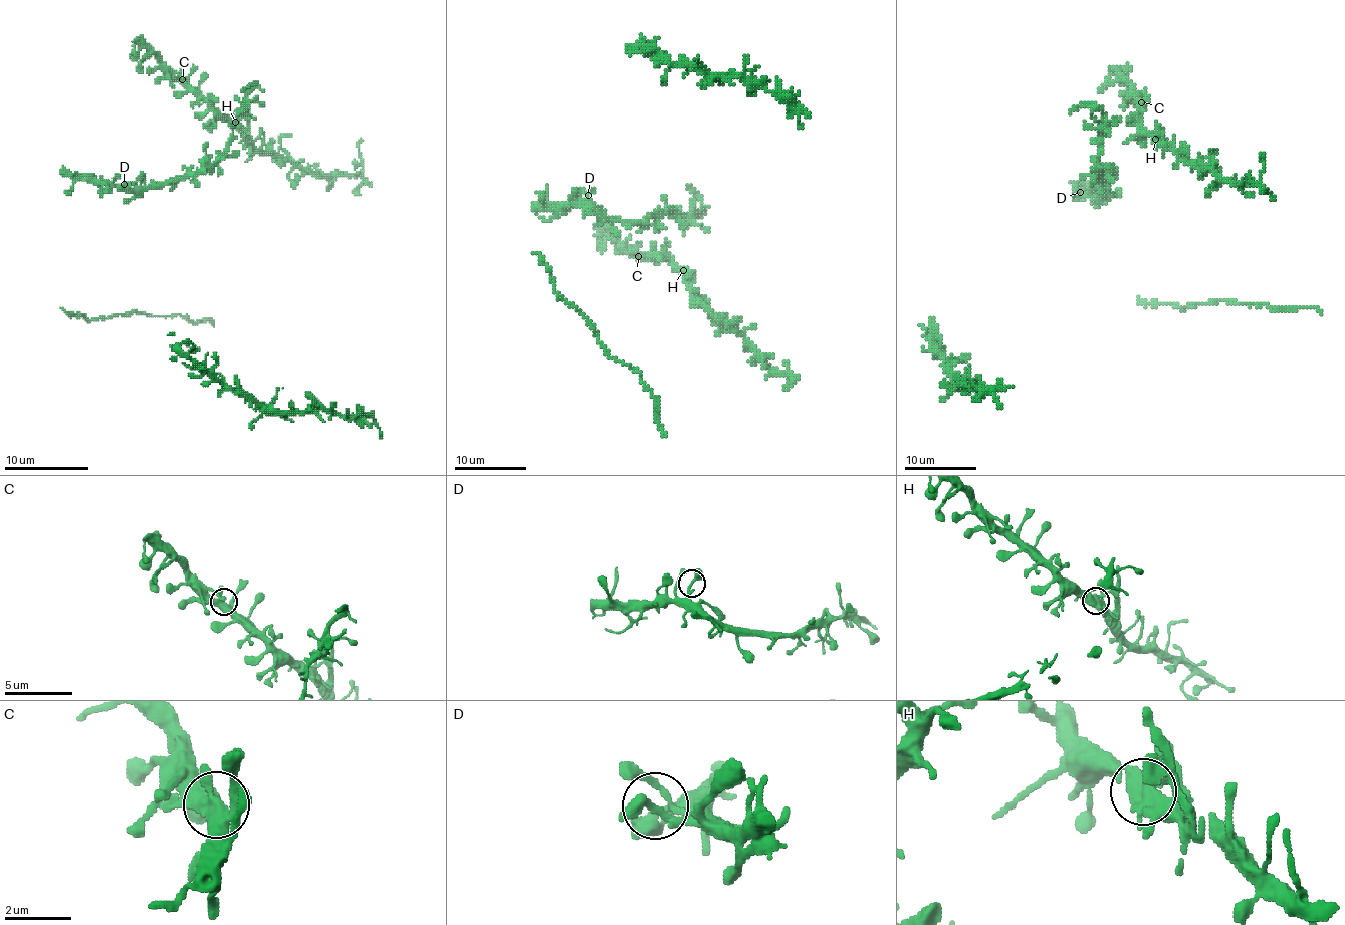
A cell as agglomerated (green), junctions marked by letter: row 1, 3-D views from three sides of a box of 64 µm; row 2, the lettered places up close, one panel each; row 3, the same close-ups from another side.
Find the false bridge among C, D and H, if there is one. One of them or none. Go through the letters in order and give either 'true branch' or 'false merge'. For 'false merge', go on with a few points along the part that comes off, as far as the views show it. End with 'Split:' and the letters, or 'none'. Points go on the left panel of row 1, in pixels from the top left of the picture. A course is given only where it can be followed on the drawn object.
C: true branch
D: true branch
H: true branch
Split: none

